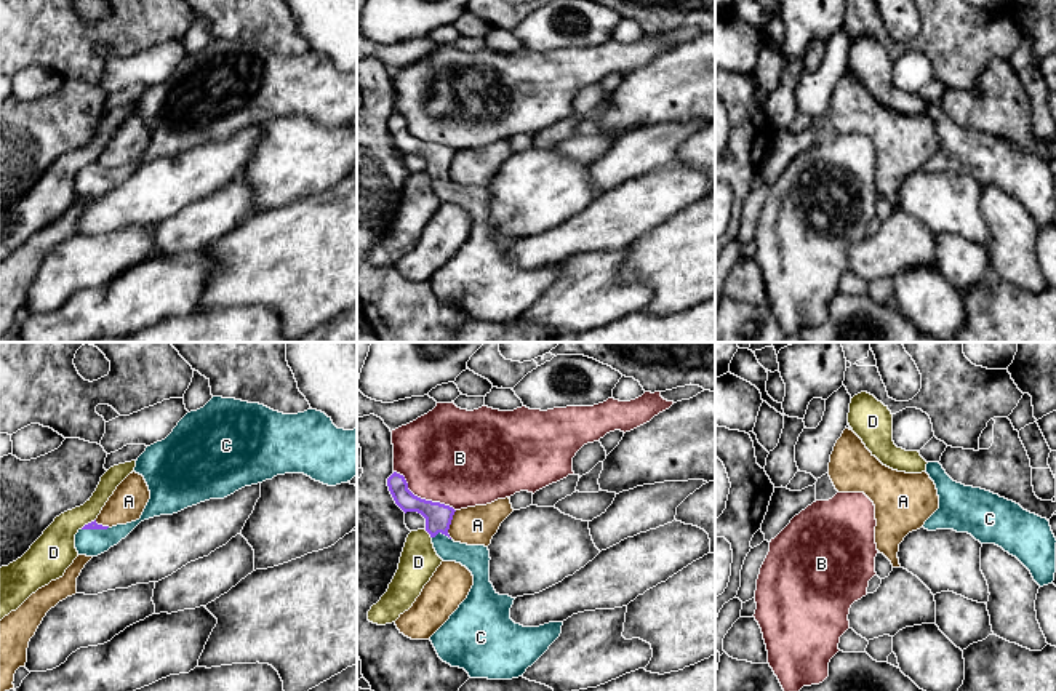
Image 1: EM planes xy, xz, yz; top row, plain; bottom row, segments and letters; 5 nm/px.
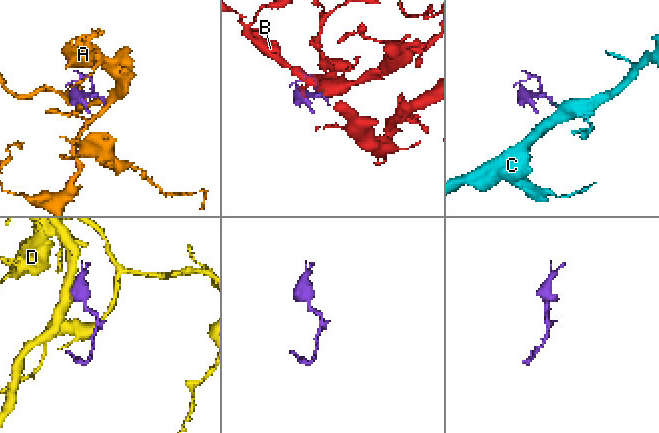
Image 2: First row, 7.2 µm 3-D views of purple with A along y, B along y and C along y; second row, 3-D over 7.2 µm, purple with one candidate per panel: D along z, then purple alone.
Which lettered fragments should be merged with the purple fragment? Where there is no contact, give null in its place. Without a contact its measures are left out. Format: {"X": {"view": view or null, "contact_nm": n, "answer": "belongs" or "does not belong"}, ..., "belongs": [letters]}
{"A": {"view": "xz", "contact_nm": 150, "answer": "does not belong"}, "B": {"view": "xz", "contact_nm": 380, "answer": "does not belong"}, "C": {"view": "xz", "contact_nm": 100, "answer": "belongs"}, "D": {"view": "xz", "contact_nm": 60, "answer": "does not belong"}, "belongs": ["C"]}

